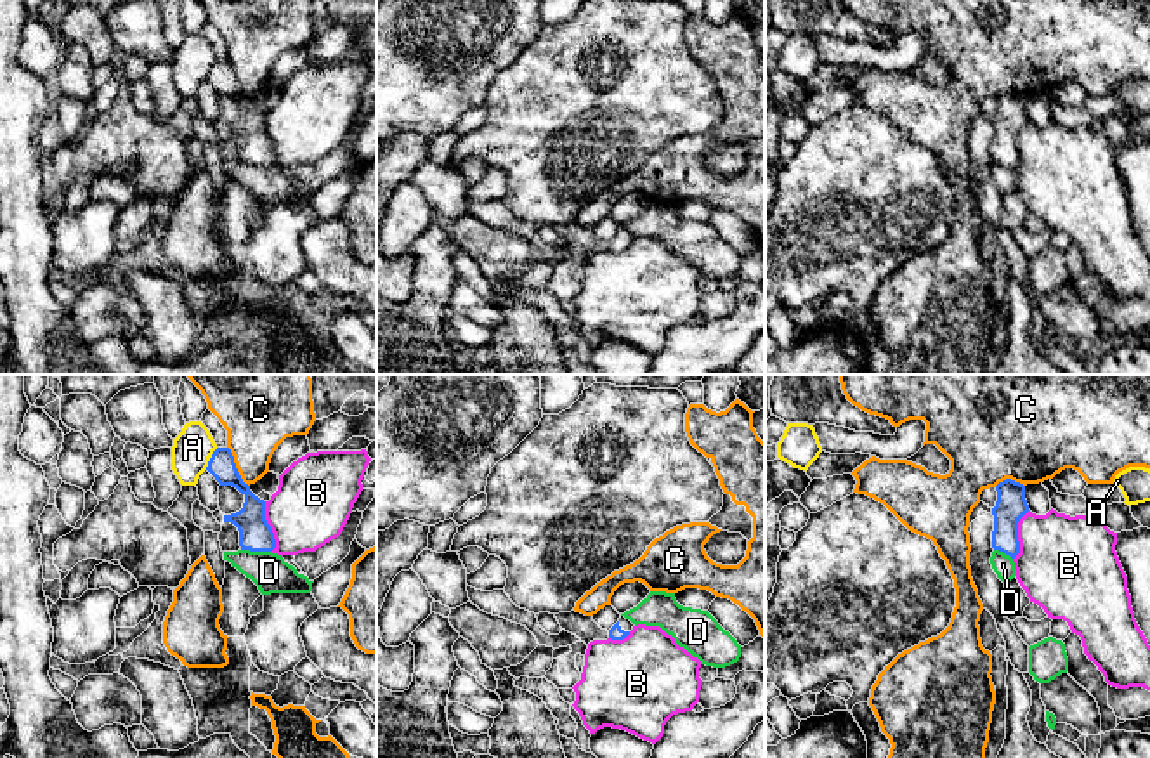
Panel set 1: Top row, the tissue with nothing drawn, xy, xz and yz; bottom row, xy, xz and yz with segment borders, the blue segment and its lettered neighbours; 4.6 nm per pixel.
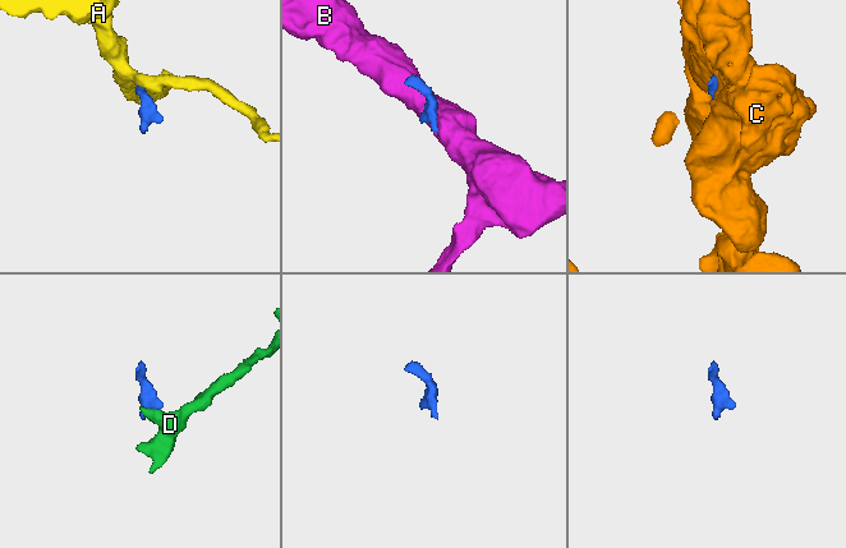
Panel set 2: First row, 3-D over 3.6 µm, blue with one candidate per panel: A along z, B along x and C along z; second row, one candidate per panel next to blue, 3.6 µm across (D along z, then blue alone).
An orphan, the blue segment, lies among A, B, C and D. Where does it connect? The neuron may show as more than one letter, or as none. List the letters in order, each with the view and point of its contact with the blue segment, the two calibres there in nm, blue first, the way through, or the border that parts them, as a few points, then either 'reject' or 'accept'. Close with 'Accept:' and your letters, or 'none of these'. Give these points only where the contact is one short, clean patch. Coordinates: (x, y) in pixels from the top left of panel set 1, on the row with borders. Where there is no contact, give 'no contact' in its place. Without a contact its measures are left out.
A: xy (210, 458) | 120/190 nm | along xy (217, 448), (205, 469) | reject
B: xy (269, 526) | 160/360 nm | along xy (264, 502), (264, 519), (274, 540), (273, 550) | reject
C: xy (235, 467) | 130/300 nm | reject
D: xy (257, 550) | 160/170 nm | along xy (241, 548), (271, 552) | reject
Accept: none of these

